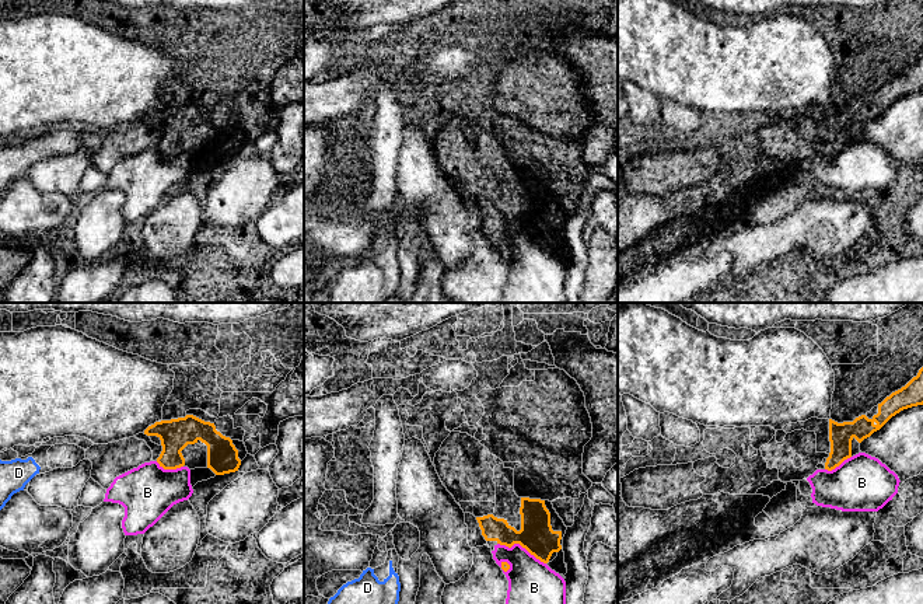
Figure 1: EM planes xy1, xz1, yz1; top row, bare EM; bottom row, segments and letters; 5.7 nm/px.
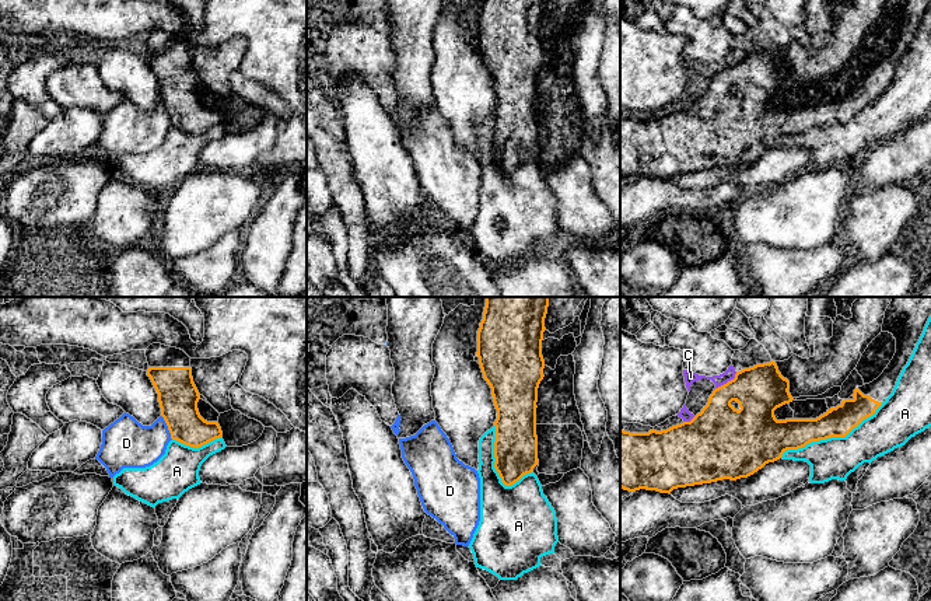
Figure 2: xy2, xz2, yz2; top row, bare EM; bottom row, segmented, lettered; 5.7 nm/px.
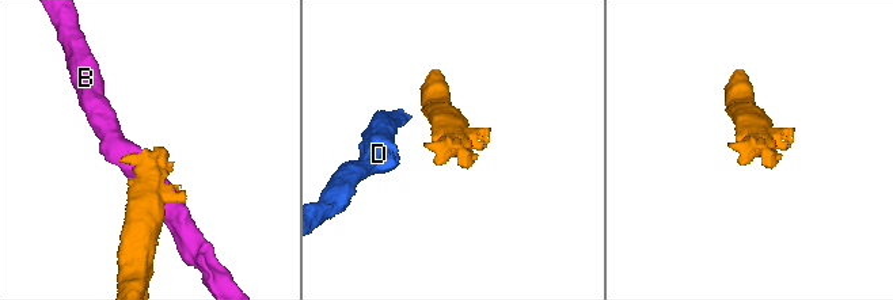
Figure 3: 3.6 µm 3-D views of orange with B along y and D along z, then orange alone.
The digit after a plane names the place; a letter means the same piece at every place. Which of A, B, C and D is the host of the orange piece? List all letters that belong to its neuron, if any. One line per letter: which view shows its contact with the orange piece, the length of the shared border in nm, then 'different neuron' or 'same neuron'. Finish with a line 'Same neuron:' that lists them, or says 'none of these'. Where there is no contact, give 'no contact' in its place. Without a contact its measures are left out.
A: meets orange in yz2; contact 650 nm long; different neuron
B: meets orange in xz1; contact 300 nm long; different neuron
C: meets orange in yz2; contact 170 nm long; different neuron
D: meets orange in xy2; contact 160 nm long; different neuron
Same neuron: none of these

